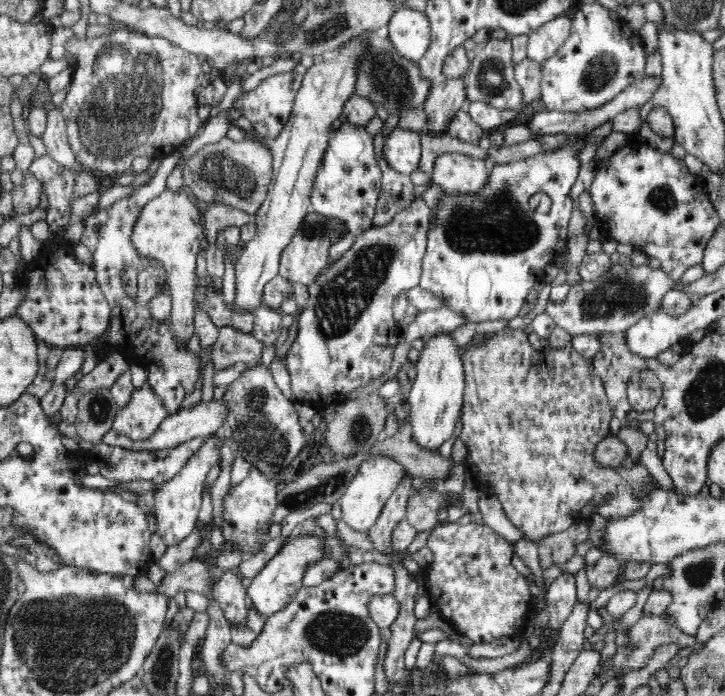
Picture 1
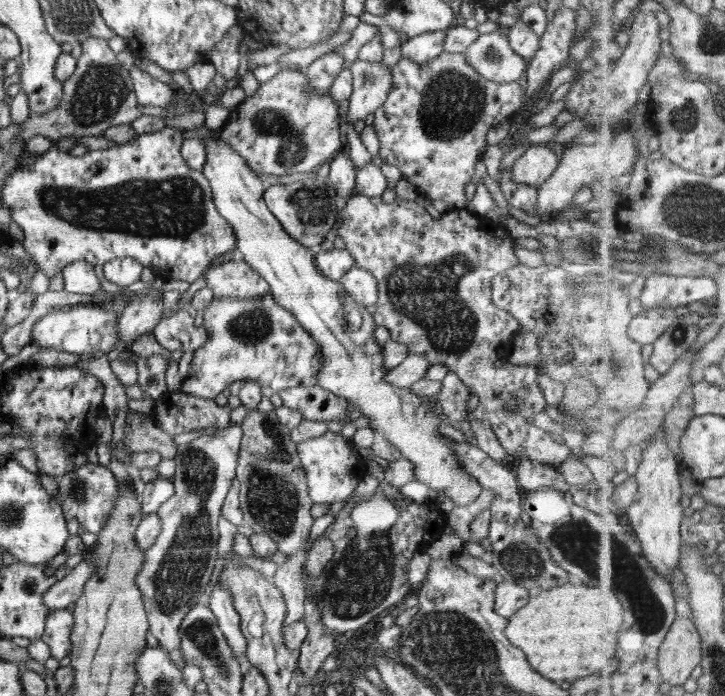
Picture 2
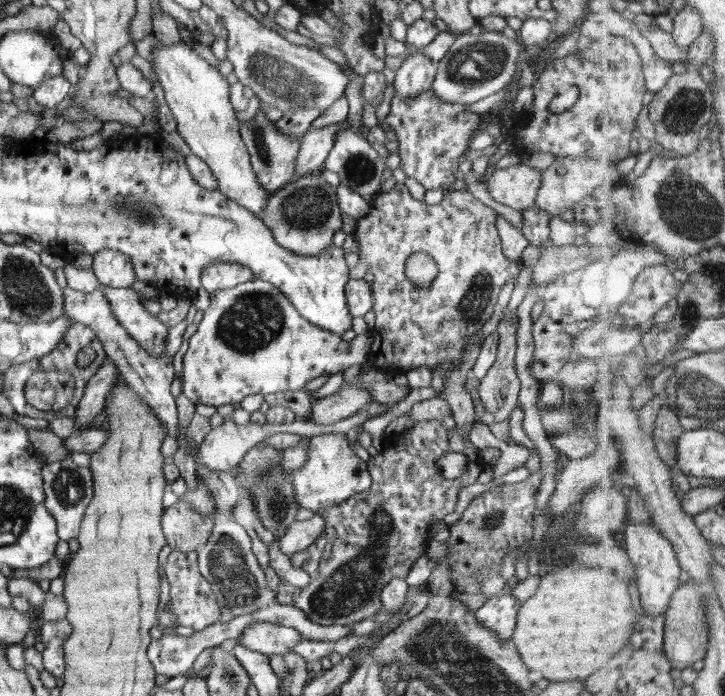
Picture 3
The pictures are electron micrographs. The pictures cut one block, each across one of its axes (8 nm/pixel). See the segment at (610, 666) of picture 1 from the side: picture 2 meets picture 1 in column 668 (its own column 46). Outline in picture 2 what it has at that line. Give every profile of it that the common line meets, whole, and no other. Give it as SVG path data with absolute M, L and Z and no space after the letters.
M67 609L50 610L45 619L45 631L41 639L50 647L52 658L62 660L71 653L70 635L74 626L73 612Z

